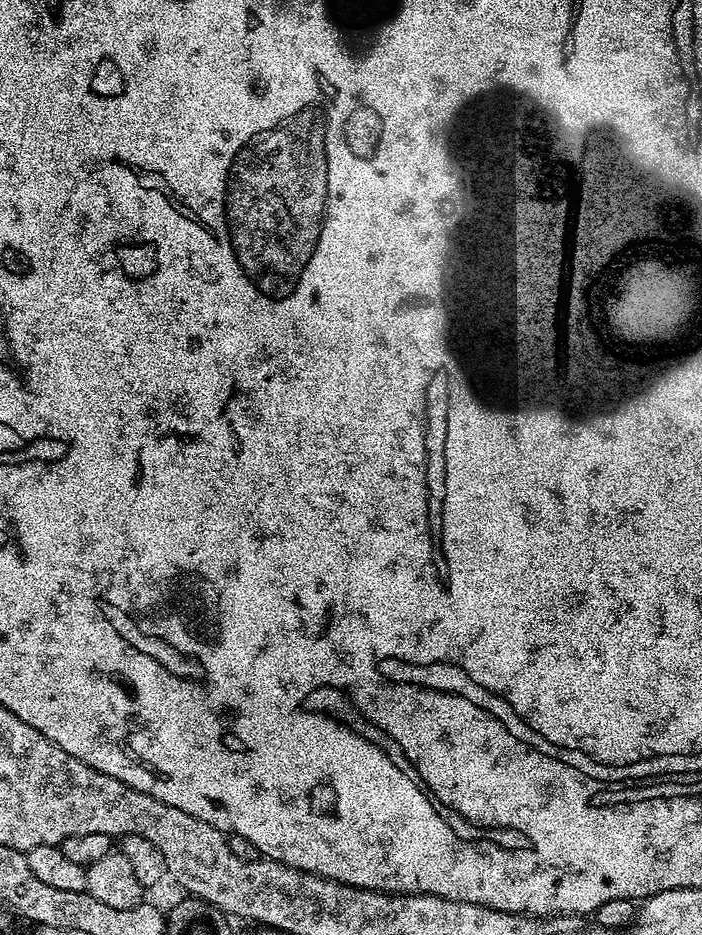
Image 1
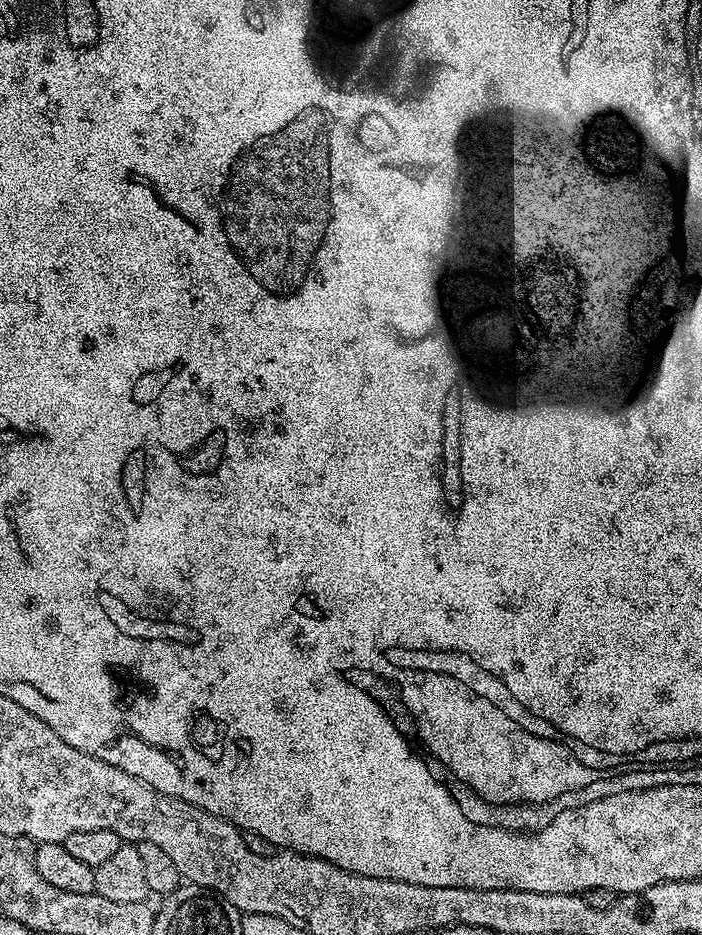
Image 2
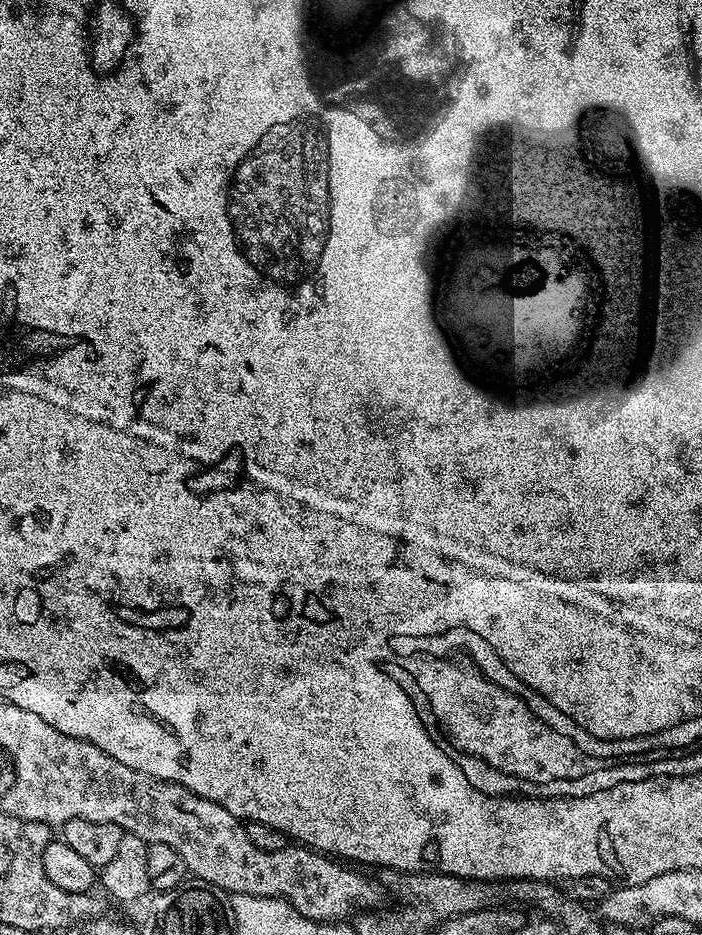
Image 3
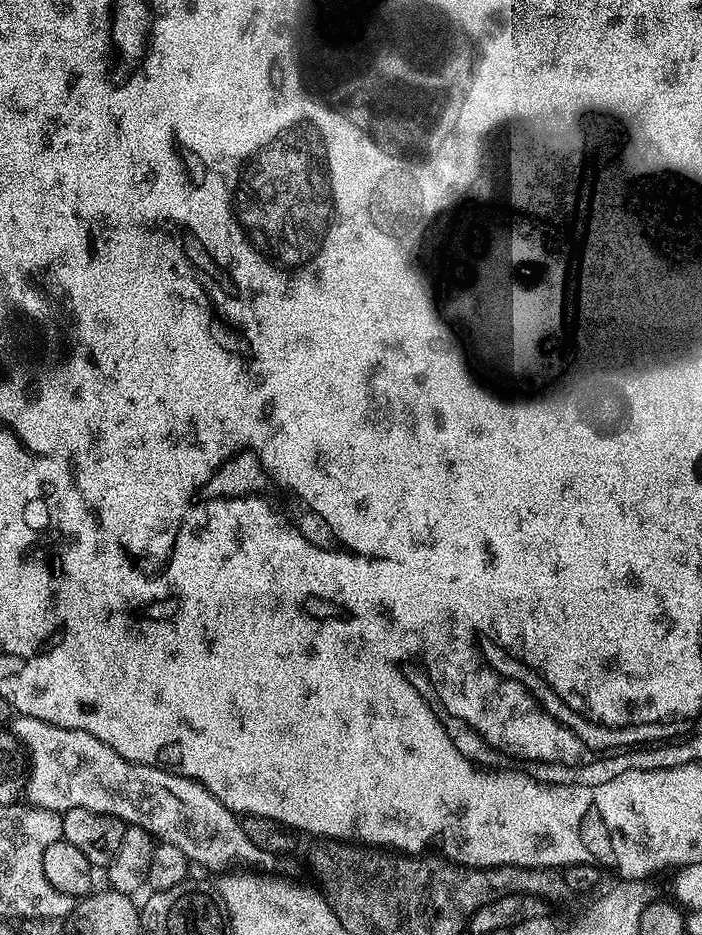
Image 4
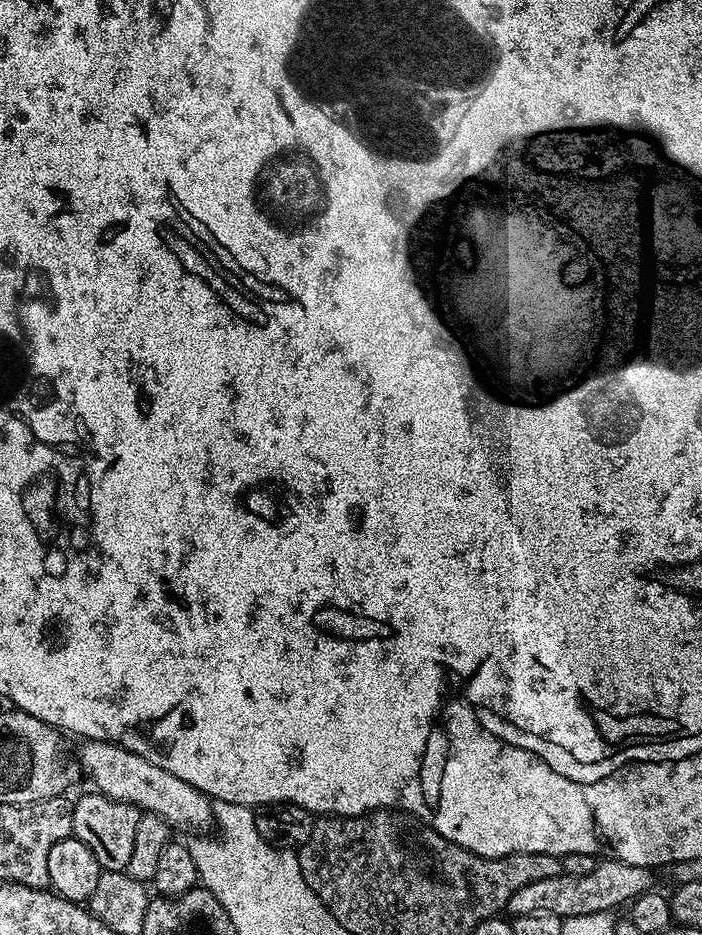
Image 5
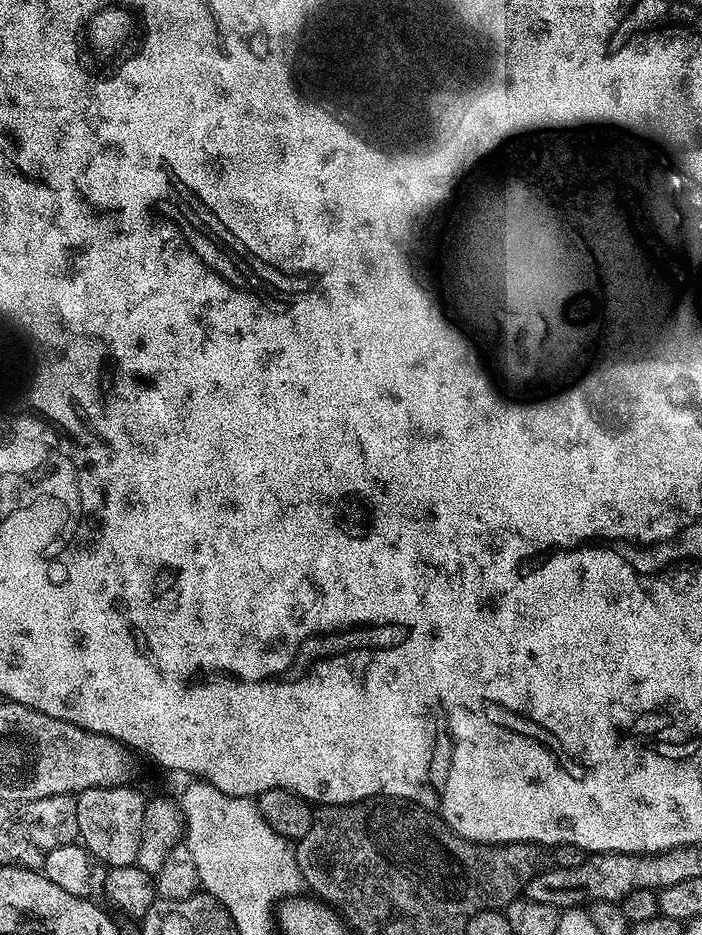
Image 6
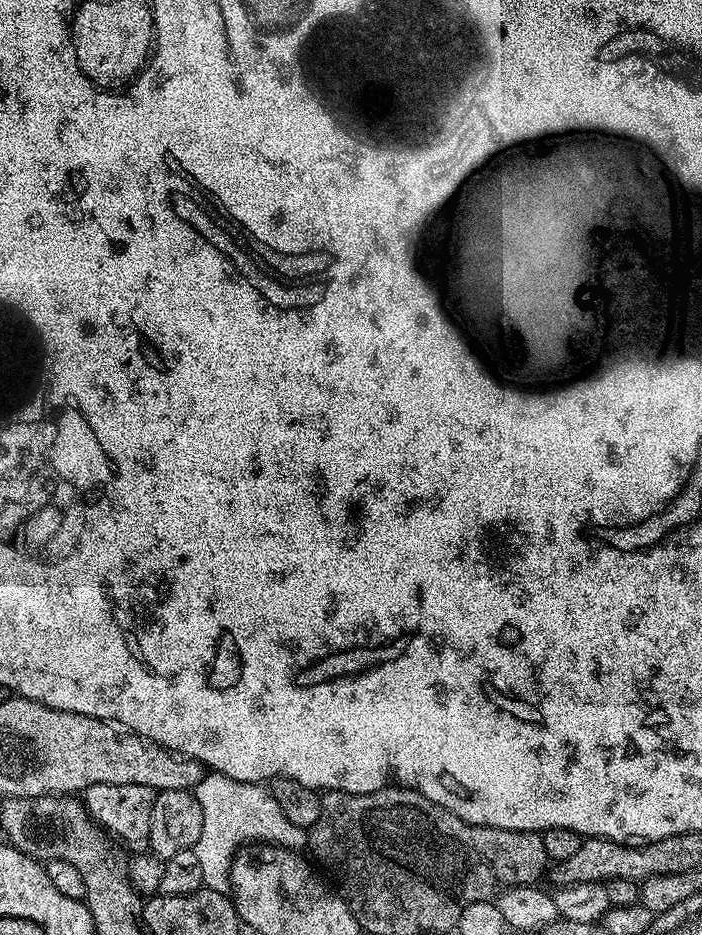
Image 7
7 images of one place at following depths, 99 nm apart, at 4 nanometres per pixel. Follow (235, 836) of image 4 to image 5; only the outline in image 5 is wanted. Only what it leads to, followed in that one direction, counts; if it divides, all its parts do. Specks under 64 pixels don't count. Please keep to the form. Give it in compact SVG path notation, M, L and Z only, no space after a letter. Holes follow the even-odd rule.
M84 740L81 745L80 764L92 783L91 787L100 795L132 804L140 809L141 813L152 812L166 821L172 830L189 828L192 834L200 834L207 829L204 828L207 824L209 827L213 823L209 797L190 786L190 782L182 782L182 778L174 778L174 774L162 770L162 766L146 762L144 756L120 748L116 744L107 744L105 740Z

